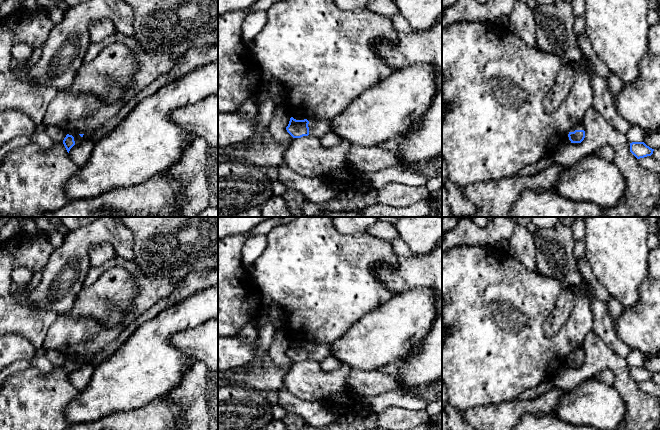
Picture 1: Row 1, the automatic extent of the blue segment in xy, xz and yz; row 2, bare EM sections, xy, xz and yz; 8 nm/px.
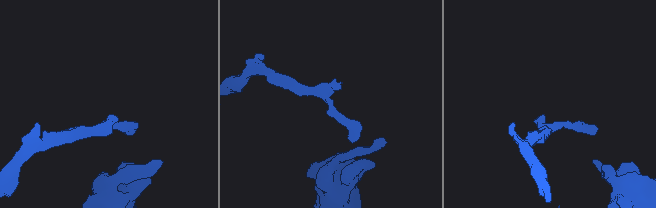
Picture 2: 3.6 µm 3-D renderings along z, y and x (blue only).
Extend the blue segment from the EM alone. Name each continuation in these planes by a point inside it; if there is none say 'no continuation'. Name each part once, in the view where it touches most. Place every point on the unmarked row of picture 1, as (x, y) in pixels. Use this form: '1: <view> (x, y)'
1: xz (318, 352)

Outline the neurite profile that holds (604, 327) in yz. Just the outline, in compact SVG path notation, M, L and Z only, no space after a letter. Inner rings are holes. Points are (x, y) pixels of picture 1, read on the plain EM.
M593 298L591 299L591 311L593 315L592 332L615 353L626 358L632 349L618 337L607 303Z

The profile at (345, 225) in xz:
M331 217L335 229L345 235L367 232L379 217Z

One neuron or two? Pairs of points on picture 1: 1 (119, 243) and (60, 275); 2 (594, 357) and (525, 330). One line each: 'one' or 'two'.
1: one
2: two

